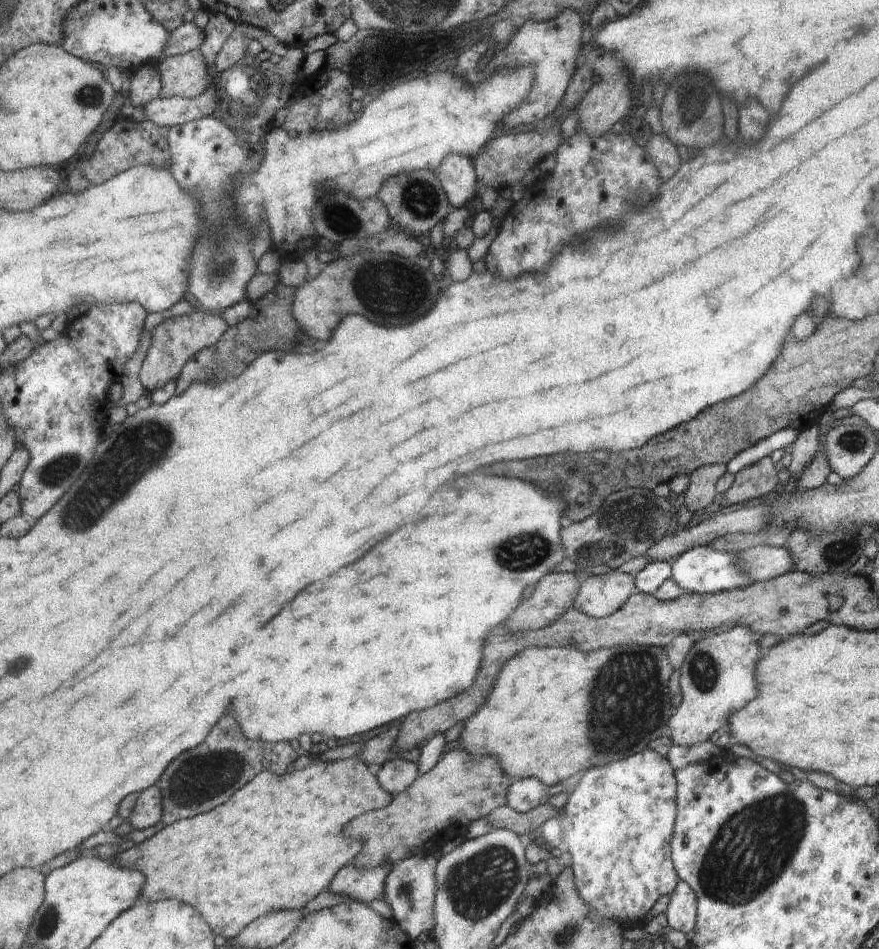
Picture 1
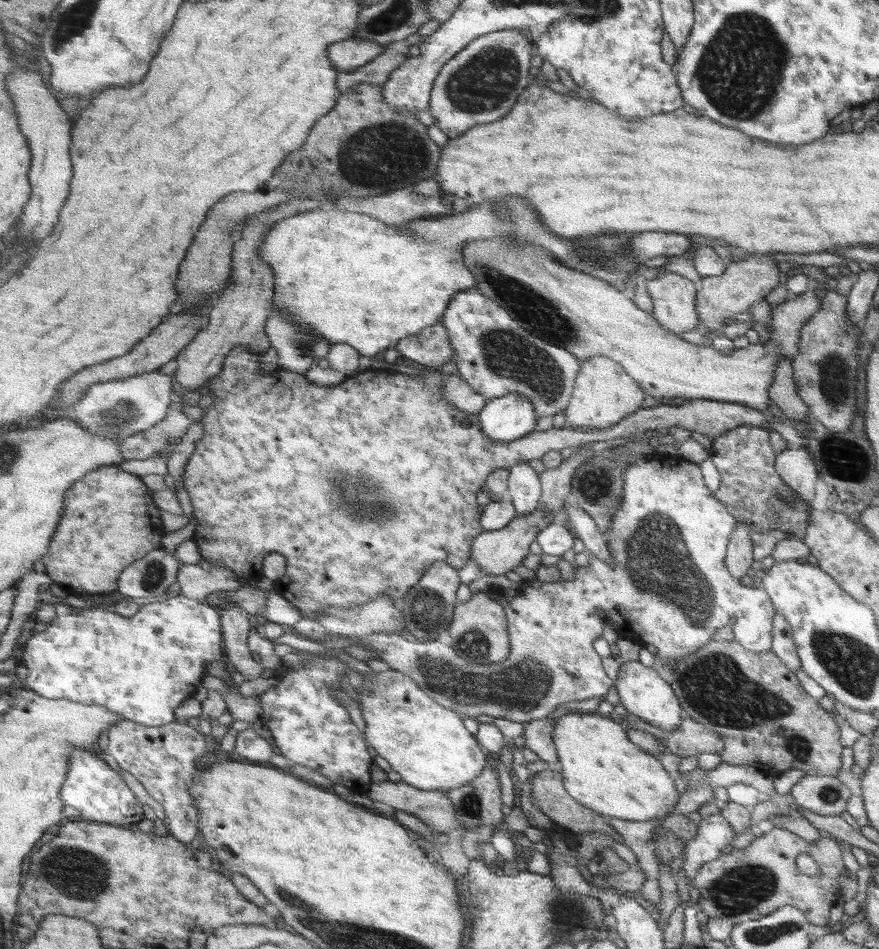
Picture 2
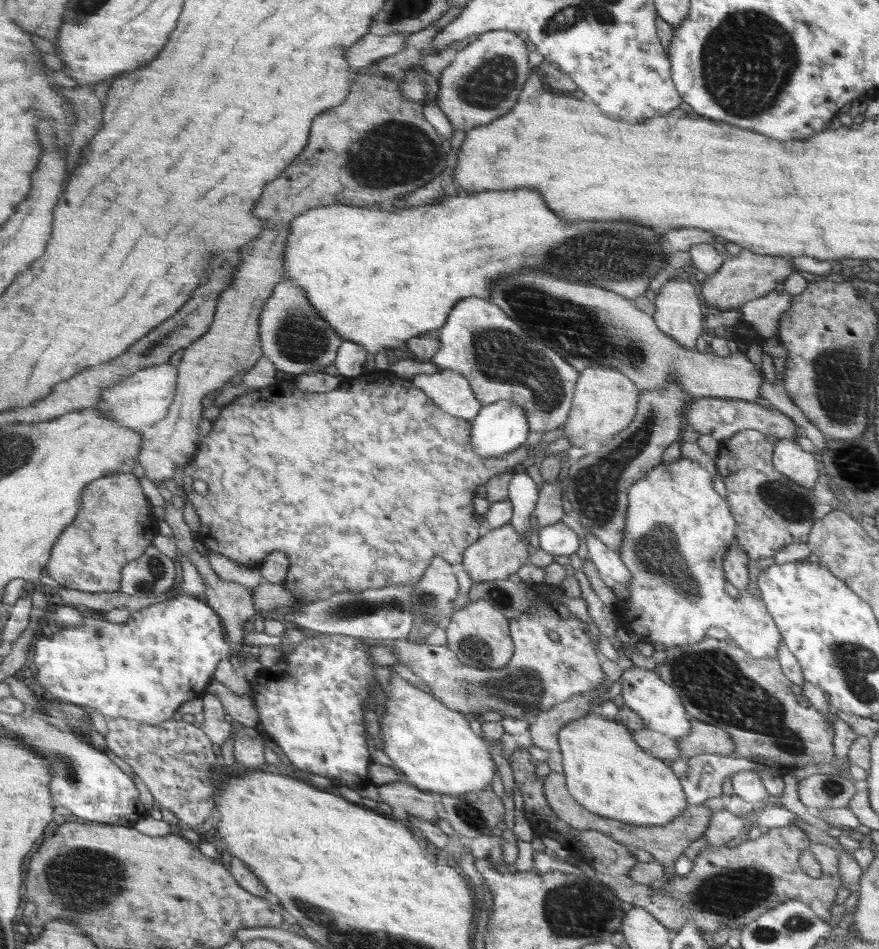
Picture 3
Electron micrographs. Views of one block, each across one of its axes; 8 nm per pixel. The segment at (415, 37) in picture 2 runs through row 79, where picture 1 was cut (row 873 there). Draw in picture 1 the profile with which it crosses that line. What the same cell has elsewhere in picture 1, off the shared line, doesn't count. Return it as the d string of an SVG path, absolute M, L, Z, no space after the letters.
M352 863L346 864L333 878L328 889L331 894L350 897L361 903L368 904L374 900L383 900L384 880L390 868L389 865L366 870L366 868L356 868Z

